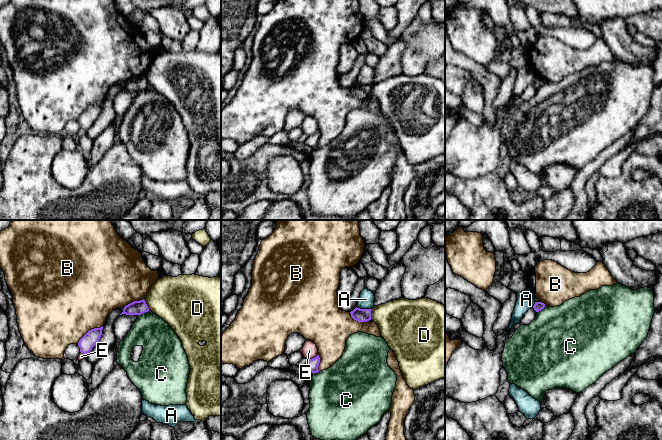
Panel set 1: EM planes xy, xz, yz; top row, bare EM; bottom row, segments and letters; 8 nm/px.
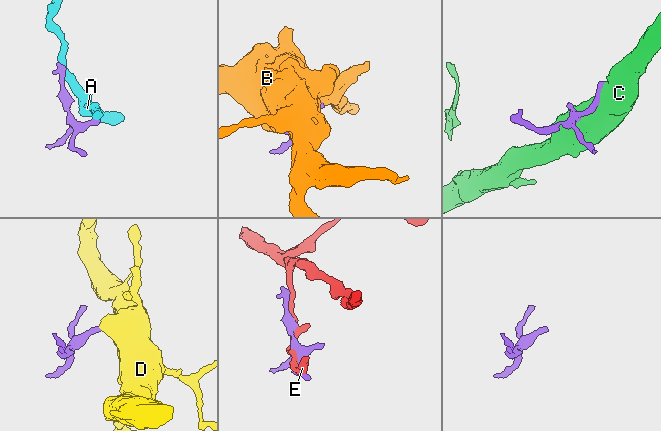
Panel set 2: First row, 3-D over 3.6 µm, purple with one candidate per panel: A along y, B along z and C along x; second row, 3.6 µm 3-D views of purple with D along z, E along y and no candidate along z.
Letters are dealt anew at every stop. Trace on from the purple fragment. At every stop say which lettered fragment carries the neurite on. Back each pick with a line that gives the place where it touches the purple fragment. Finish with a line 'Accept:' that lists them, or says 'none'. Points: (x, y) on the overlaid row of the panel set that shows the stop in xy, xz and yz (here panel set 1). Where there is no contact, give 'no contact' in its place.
Accept: none

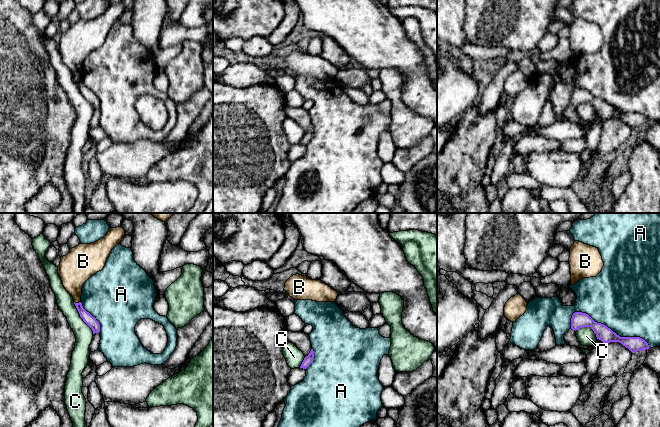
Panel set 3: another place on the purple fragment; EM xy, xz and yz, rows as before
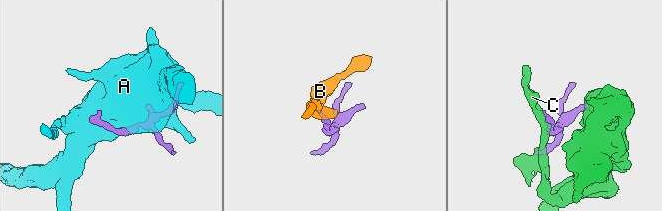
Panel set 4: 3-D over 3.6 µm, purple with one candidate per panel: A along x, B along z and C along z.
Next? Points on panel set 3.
B: contact xy (77, 303)
Accept: B

